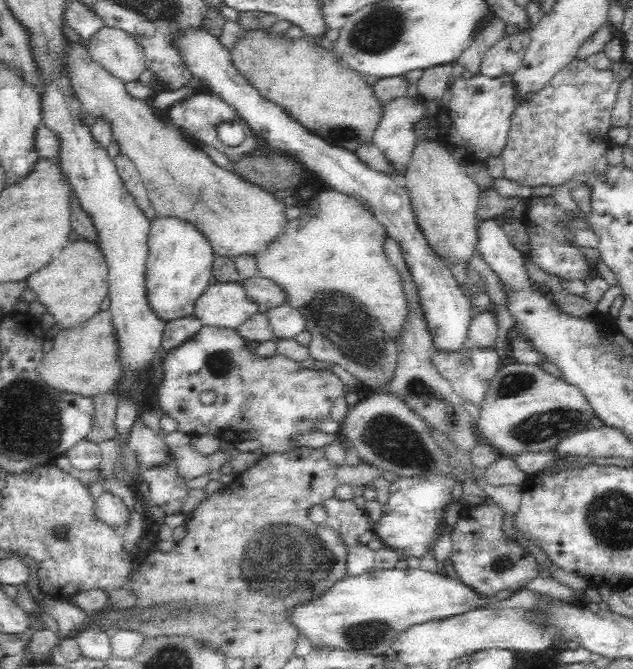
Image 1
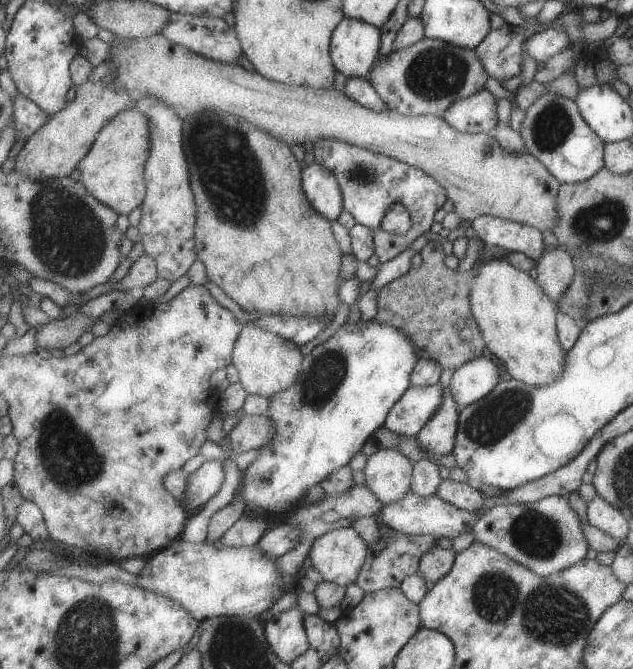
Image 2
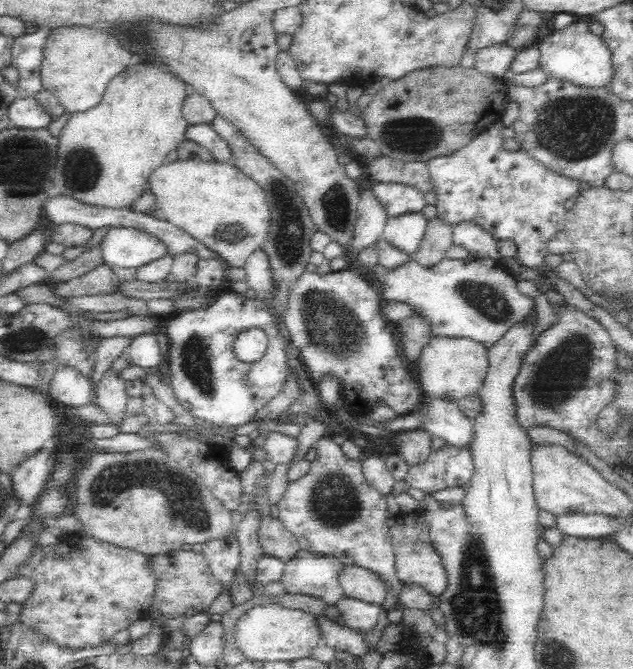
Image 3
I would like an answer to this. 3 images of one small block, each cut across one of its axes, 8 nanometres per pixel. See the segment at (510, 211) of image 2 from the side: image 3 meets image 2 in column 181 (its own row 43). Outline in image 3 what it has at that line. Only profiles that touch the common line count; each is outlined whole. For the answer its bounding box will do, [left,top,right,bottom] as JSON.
[40,26,130,113]

